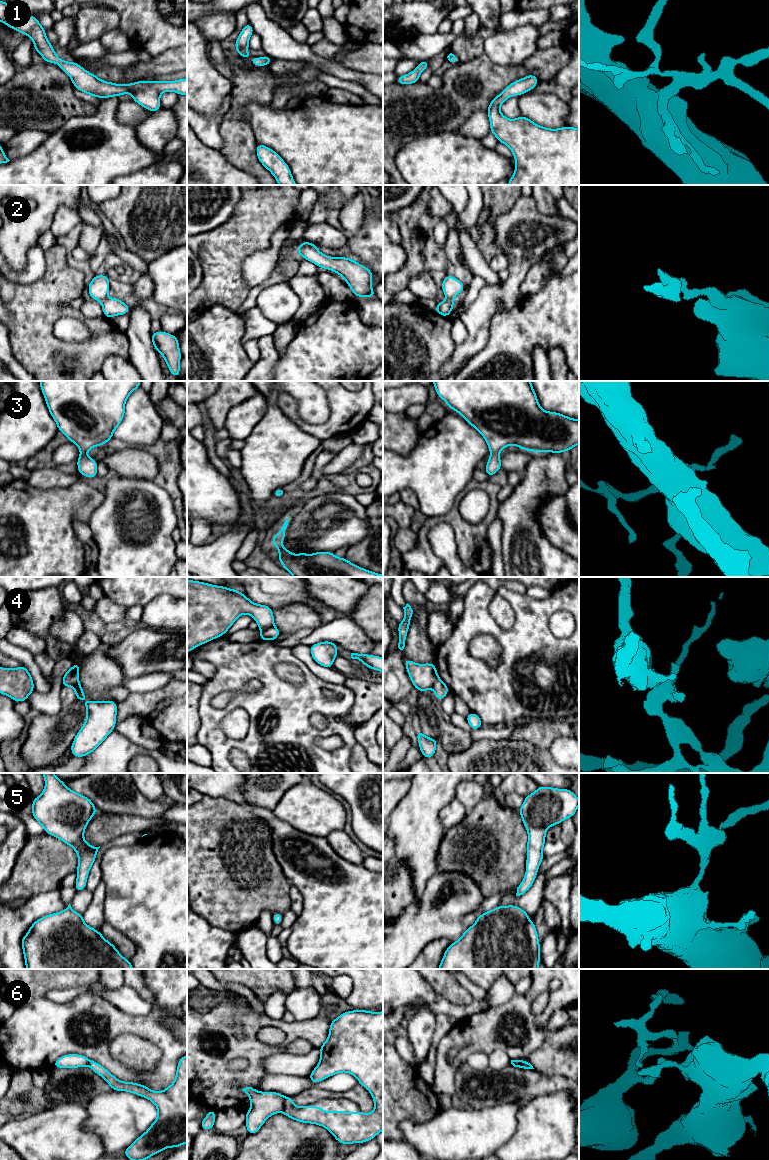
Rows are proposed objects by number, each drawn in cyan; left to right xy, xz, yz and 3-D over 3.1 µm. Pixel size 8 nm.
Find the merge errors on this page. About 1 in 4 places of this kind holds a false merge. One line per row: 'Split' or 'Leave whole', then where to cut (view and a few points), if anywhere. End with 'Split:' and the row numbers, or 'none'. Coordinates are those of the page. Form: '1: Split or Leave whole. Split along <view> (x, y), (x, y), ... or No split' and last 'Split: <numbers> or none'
1: Leave whole. No split
2: Split. Split along xy (106, 297), (101, 302)
3: Leave whole. No split
4: Split. Split along xz (273, 624), (261, 632)
5: Leave whole. No split
6: Split. Split along xz (286, 1097), (282, 1111)
Split: 2, 4, 6

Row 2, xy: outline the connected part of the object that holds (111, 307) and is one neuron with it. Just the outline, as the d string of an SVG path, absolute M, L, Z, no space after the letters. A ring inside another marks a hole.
M106 298L101 302L101 306L105 318L125 315L130 310L130 306L125 304L119 298Z

